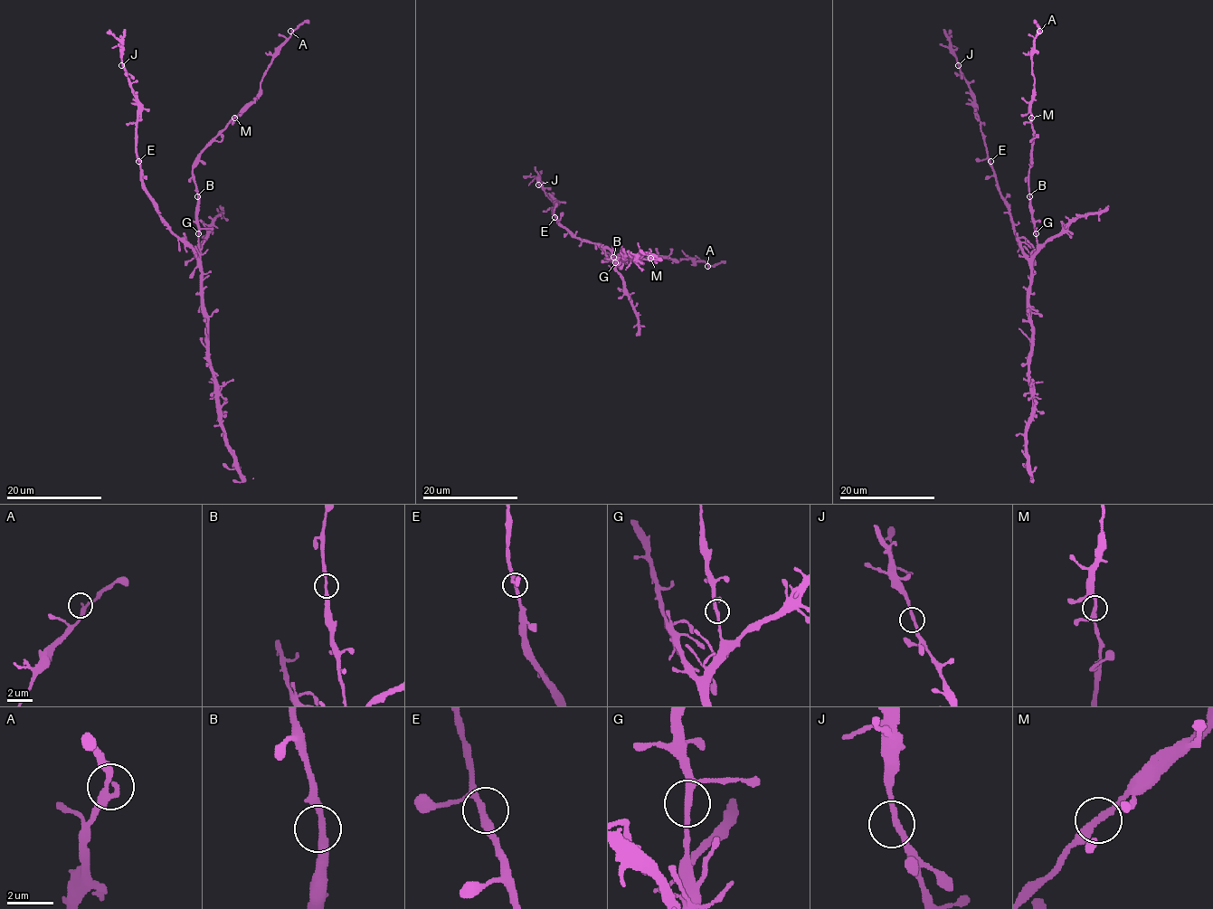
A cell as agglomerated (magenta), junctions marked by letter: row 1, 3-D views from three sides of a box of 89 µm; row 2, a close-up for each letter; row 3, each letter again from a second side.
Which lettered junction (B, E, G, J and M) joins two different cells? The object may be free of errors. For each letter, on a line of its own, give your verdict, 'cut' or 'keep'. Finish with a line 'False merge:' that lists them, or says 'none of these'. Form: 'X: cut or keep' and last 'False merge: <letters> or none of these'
B: keep
E: keep
G: keep
J: keep
M: keep
False merge: none of these

